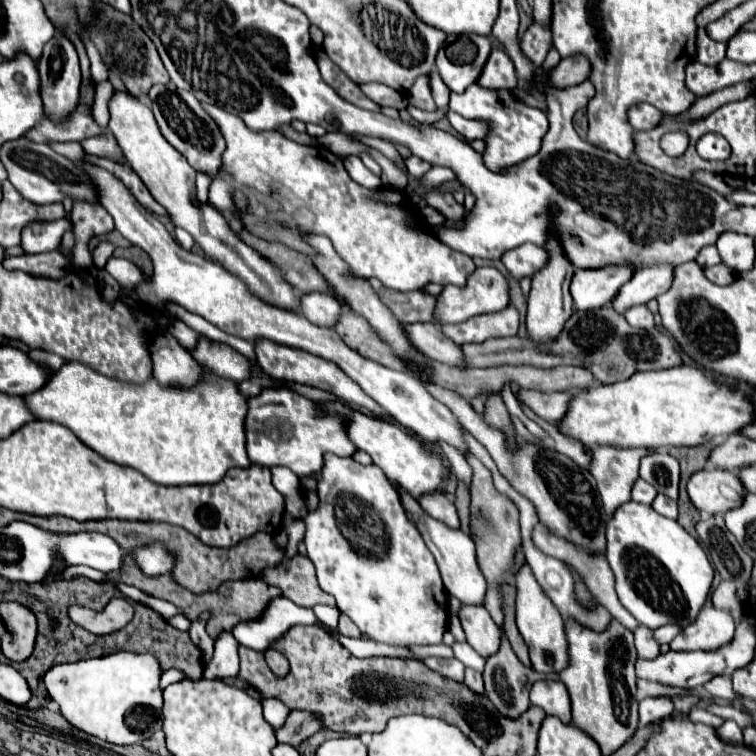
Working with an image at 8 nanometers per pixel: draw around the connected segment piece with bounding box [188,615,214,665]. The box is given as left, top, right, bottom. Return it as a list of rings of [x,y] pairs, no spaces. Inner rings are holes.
[[[200,615],[200,619],[194,621],[192,627],[190,627],[190,631],[188,631],[192,643],[196,643],[198,649],[202,651],[202,661],[204,661],[204,665],[210,663],[210,655],[214,653],[214,639],[212,639],[212,637],[206,633],[206,629],[204,629],[206,619],[208,619],[208,615]]]

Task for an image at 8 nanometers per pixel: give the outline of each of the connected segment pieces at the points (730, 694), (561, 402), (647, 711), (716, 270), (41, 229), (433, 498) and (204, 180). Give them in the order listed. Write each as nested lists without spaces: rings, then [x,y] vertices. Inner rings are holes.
[[[714,677],[712,681],[706,683],[706,691],[710,691],[710,695],[714,695],[714,697],[738,699],[736,693],[732,691],[732,681],[728,677]]]
[[[518,391],[518,401],[530,407],[538,417],[546,419],[548,423],[556,423],[566,413],[566,403],[570,399],[570,391],[546,395],[540,391]]]
[[[648,697],[640,701],[640,725],[648,725],[674,713],[674,705],[666,697]]]
[[[714,265],[714,267],[706,267],[704,269],[704,273],[706,273],[706,277],[710,279],[710,281],[714,281],[714,283],[718,283],[718,285],[730,285],[730,283],[734,283],[734,271],[730,271],[730,267],[726,267],[726,265]]]
[[[58,219],[58,221],[46,221],[46,223],[36,221],[24,227],[20,245],[26,253],[56,251],[66,231],[74,231],[74,223],[70,219]]]
[[[430,495],[430,499],[422,499],[420,505],[434,519],[446,523],[448,527],[458,527],[456,507],[452,503],[446,503],[446,499],[442,499],[442,495]]]
[[[198,171],[198,177],[196,177],[196,195],[198,195],[198,199],[202,203],[208,201],[208,187],[210,187],[210,183],[212,183],[212,177],[206,175],[204,171]]]

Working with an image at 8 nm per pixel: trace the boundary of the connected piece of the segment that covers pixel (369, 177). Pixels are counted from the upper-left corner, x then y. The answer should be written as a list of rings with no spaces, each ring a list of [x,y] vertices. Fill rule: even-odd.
[[[348,155],[348,157],[342,159],[342,163],[344,163],[348,175],[350,175],[356,183],[360,183],[362,187],[368,187],[368,189],[376,189],[376,187],[380,187],[380,177],[372,175],[372,173],[364,167],[364,163],[360,161],[360,157],[356,157],[356,155]]]

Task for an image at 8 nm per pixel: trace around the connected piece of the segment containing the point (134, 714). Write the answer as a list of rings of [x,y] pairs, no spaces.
[[[118,651],[114,655],[54,665],[46,677],[50,697],[60,705],[60,713],[80,731],[118,745],[132,745],[152,737],[162,729],[162,667],[150,655]]]

